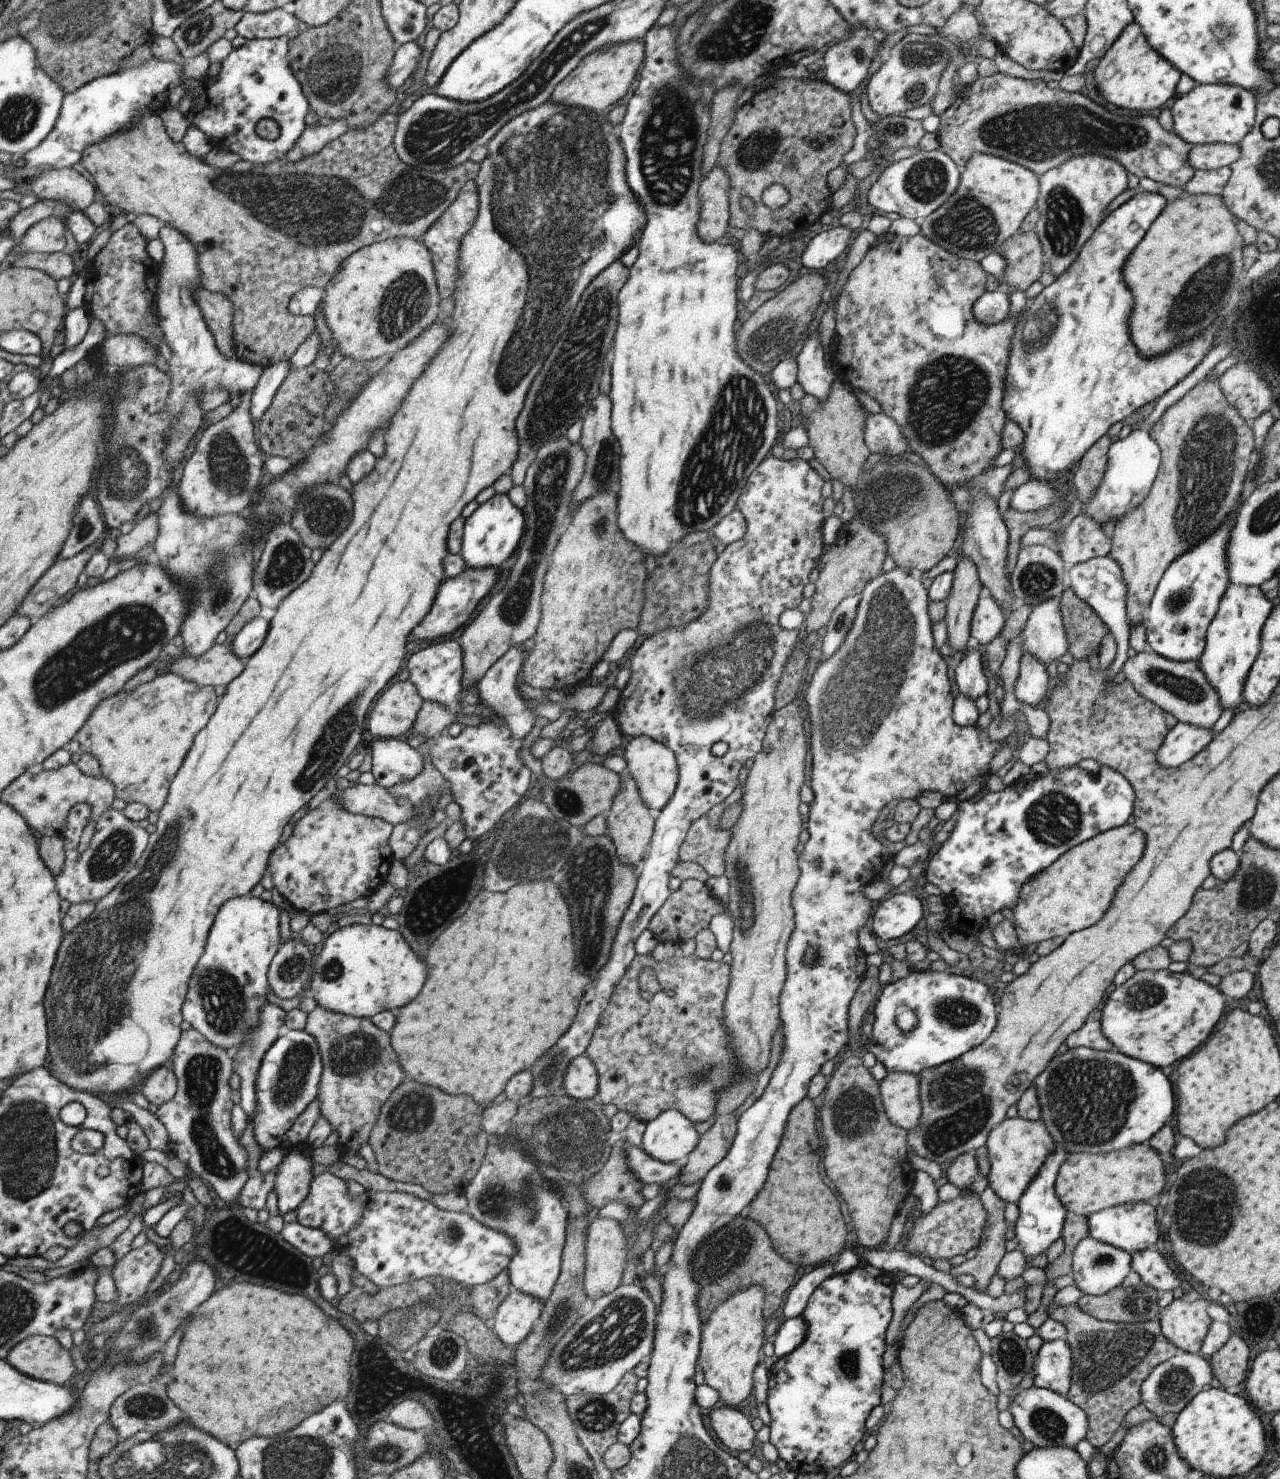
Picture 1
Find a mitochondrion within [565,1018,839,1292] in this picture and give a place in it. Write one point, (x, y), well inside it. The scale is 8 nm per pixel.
(724, 1257)

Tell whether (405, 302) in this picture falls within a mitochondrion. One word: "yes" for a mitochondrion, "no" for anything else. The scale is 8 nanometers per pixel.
yes

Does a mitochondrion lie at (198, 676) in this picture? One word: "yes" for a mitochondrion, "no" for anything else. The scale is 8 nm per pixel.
no

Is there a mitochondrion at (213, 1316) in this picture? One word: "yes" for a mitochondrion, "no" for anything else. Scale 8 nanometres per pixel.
no

